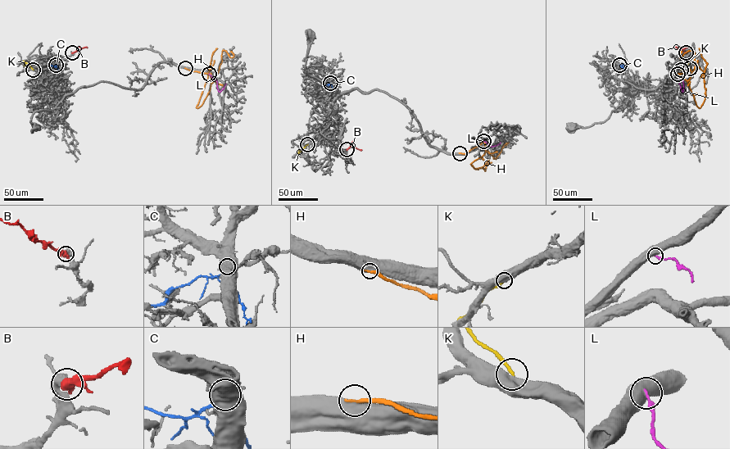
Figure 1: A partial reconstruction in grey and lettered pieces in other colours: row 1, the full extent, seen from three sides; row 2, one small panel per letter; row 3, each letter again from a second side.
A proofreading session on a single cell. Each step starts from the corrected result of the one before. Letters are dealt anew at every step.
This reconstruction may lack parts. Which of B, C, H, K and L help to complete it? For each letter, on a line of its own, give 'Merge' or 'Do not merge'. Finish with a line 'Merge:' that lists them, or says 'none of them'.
B: Do not merge
C: Do not merge
H: Do not merge
K: Do not merge
L: Do not merge
Merge: none of them

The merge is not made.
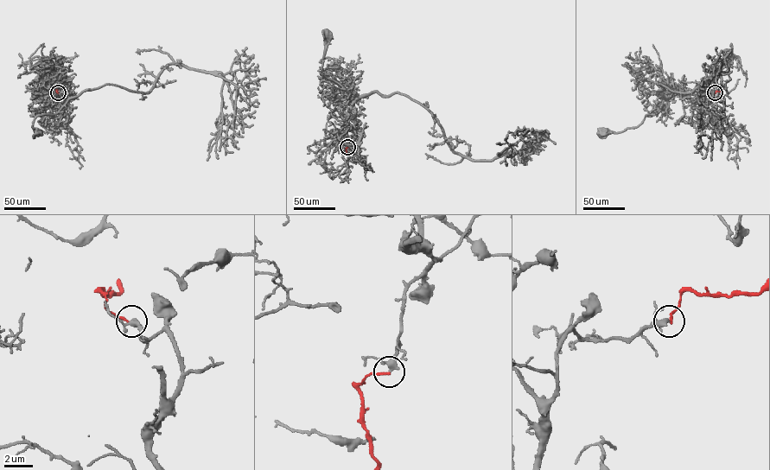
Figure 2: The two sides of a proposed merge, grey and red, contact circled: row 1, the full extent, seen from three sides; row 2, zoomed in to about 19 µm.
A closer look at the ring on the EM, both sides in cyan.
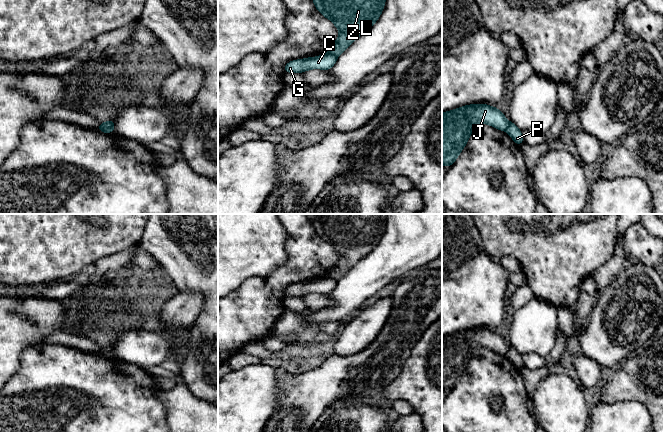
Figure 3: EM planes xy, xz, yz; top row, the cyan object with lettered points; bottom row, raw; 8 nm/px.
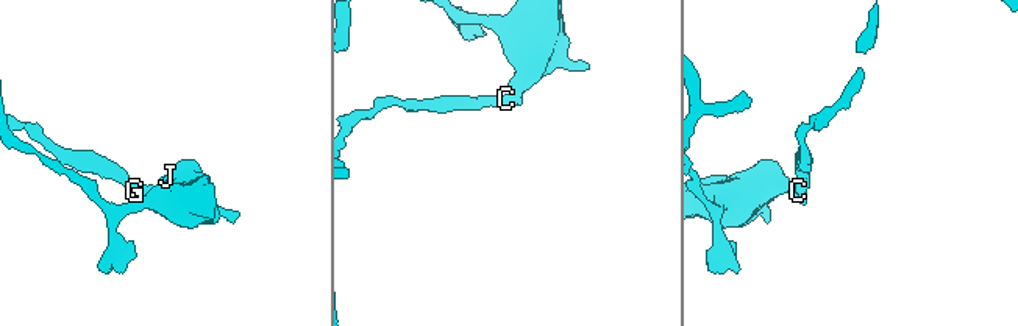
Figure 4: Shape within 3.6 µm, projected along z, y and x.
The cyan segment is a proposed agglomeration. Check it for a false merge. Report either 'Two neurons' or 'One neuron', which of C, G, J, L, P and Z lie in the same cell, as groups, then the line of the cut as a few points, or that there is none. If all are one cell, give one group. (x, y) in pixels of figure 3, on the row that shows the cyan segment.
Two neurons. Groups: C G P / J L Z. Split along xy (100, 123), (113, 131)

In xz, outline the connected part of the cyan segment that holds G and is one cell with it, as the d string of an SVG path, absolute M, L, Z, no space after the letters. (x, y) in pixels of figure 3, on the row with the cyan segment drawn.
M323 54L317 57L293 60L284 66L285 73L303 73L311 69L330 70L336 63L337 56Z

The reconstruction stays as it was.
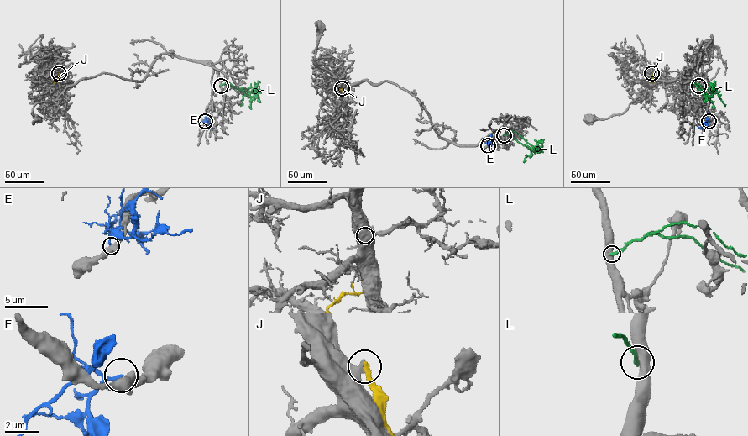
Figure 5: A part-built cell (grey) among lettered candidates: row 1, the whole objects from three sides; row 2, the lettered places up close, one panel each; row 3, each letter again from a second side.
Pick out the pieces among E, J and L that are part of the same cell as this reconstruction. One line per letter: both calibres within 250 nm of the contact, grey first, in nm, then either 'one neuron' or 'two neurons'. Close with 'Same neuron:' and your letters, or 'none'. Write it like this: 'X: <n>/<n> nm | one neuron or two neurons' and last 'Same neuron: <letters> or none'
E: 460/150 nm | two neurons
J: 550/240 nm | two neurons
L: 550/240 nm | two neurons
Same neuron: none

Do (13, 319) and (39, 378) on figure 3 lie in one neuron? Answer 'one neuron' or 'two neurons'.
two neurons

